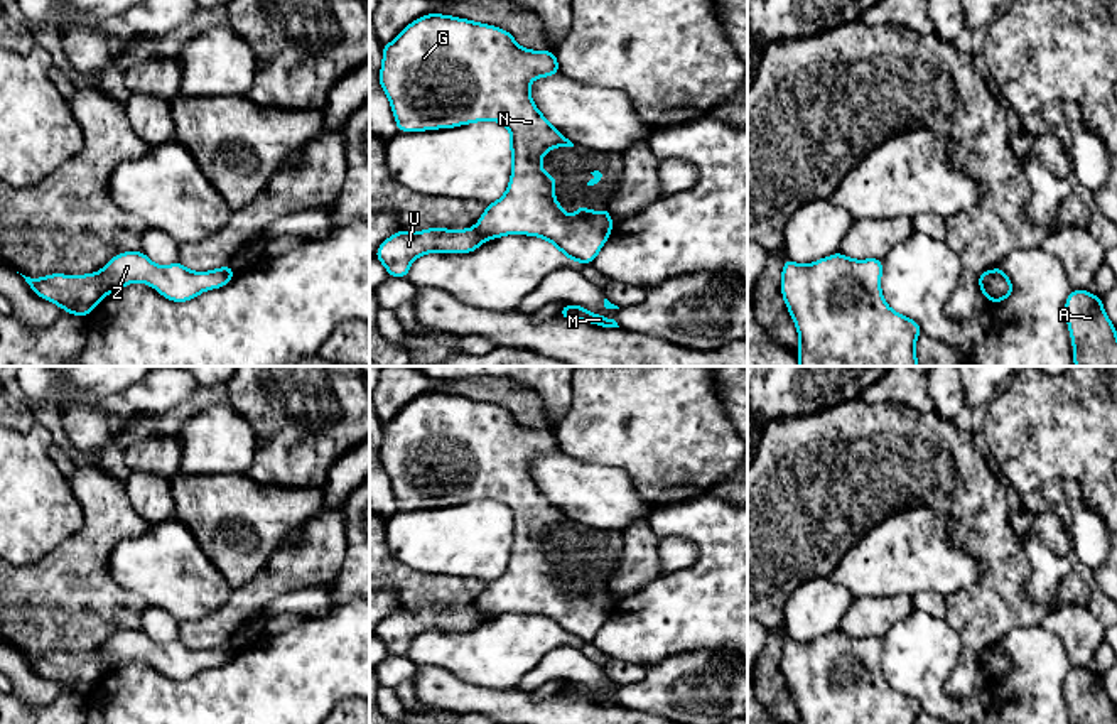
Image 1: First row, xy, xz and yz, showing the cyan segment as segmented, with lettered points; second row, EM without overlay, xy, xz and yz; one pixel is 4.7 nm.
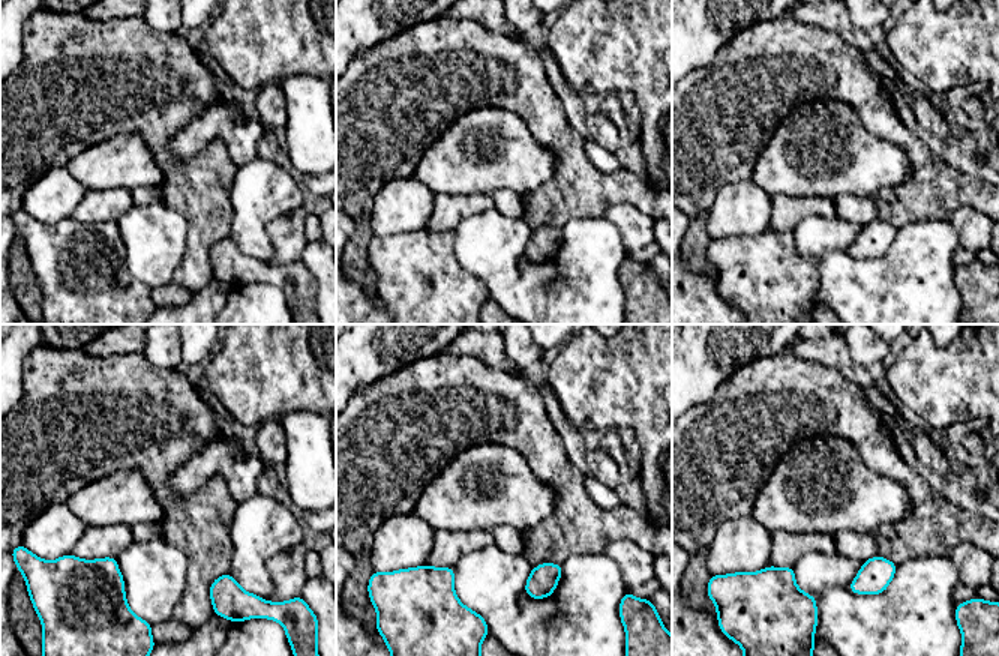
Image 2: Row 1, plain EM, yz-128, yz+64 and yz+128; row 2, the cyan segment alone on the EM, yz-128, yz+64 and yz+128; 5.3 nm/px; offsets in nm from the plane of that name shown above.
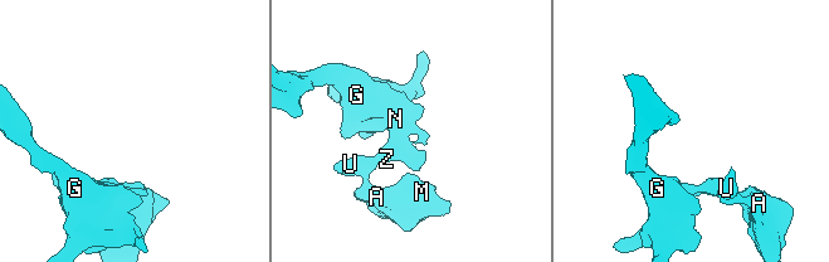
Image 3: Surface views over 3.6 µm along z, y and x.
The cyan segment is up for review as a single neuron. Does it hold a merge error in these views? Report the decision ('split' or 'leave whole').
split

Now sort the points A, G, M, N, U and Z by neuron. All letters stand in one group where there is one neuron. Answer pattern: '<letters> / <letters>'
A M U / G N Z

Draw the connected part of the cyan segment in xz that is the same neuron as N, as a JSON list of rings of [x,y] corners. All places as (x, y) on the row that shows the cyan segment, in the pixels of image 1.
[[[427,14],[413,20],[390,44],[381,46],[381,51],[383,61],[378,79],[391,105],[398,132],[454,128],[486,120],[508,128],[511,137],[511,177],[506,192],[496,203],[486,204],[484,213],[474,224],[484,240],[506,235],[538,236],[555,245],[570,262],[594,263],[614,224],[607,208],[592,213],[585,206],[579,206],[569,218],[555,199],[557,177],[542,169],[542,159],[547,152],[555,147],[574,147],[565,135],[547,122],[530,95],[533,79],[560,73],[555,52],[525,49],[505,29],[442,14]]]

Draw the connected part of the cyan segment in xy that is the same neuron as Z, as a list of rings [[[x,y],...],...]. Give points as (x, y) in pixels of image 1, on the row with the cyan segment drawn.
[[[143,251],[118,253],[100,270],[106,294],[138,282],[154,287],[172,302],[187,302],[206,290],[221,289],[233,277],[231,265],[209,272],[192,272],[179,262],[160,267],[150,262]]]

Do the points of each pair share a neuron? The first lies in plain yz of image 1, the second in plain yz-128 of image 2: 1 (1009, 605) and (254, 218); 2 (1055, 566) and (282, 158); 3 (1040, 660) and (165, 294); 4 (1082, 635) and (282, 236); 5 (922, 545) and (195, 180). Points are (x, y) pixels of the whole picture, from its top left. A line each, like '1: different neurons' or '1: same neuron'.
1: different neurons
2: different neurons
3: different neurons
4: same neuron
5: different neurons

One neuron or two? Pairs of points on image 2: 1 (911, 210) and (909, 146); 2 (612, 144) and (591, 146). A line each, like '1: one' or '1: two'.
1: one
2: two

